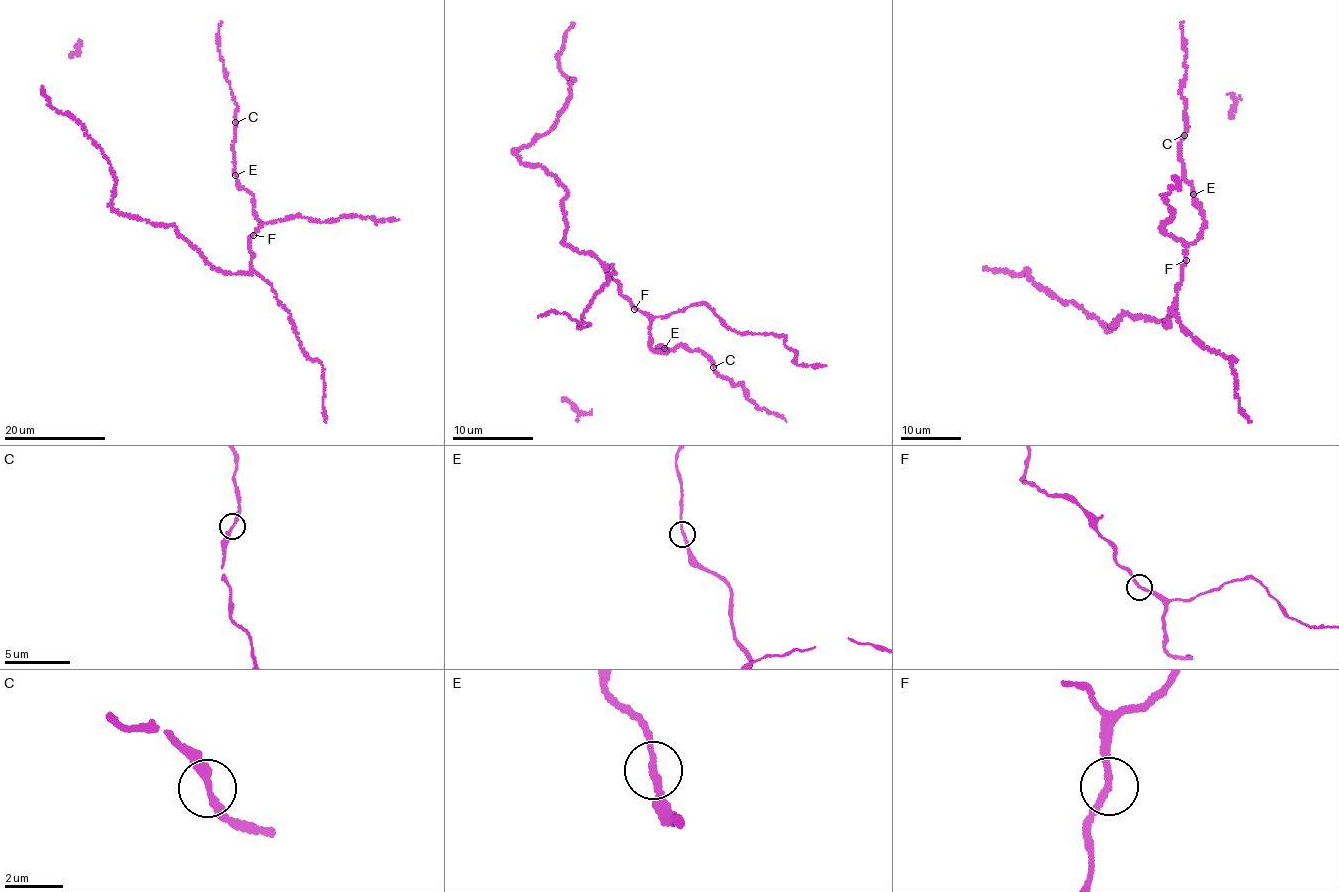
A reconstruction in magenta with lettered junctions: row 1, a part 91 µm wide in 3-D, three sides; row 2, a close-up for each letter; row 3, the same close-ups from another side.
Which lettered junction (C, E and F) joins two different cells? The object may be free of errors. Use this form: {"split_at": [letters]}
{"split_at": []}

